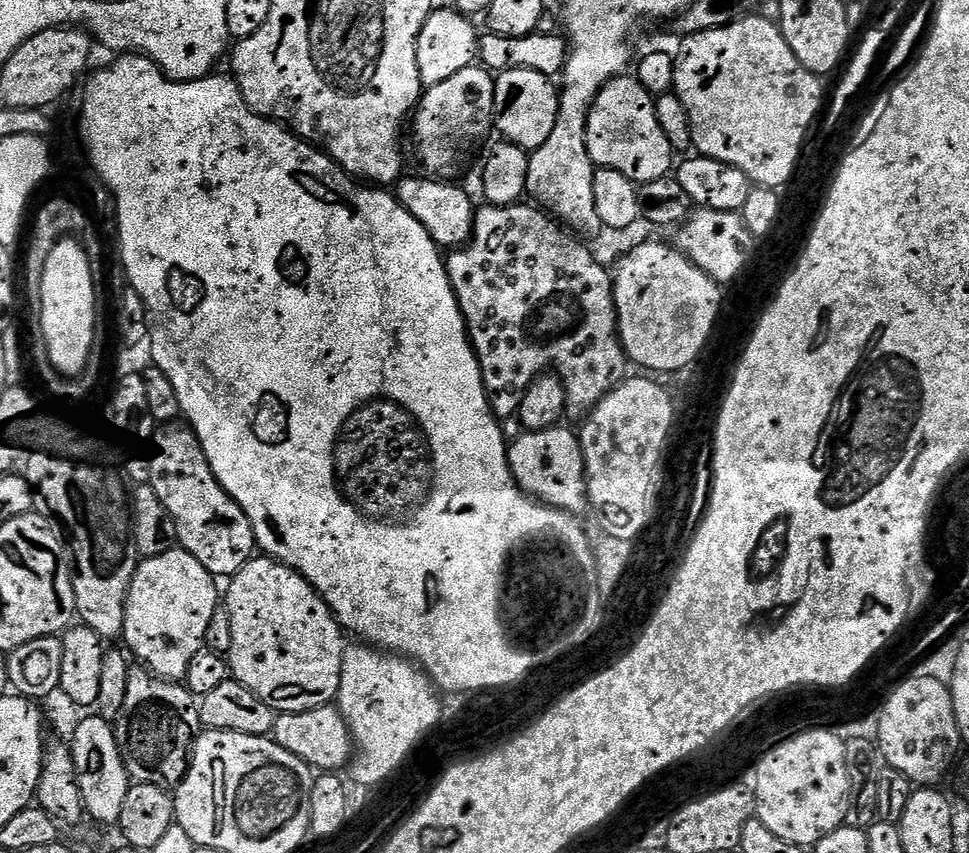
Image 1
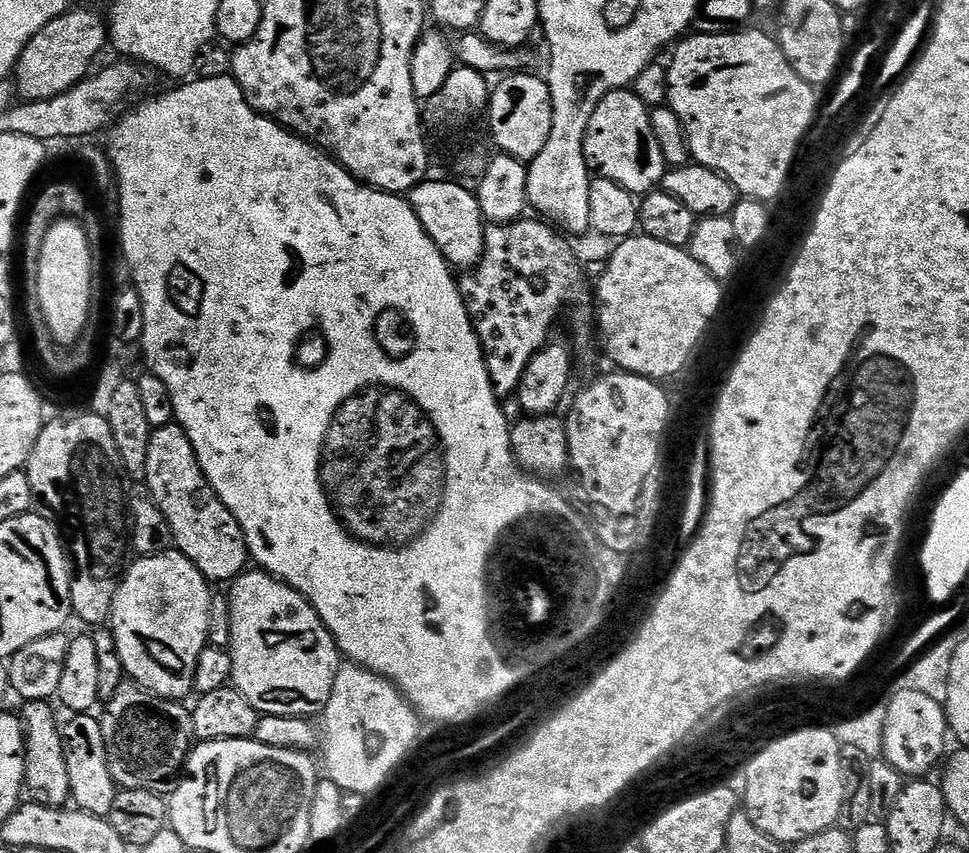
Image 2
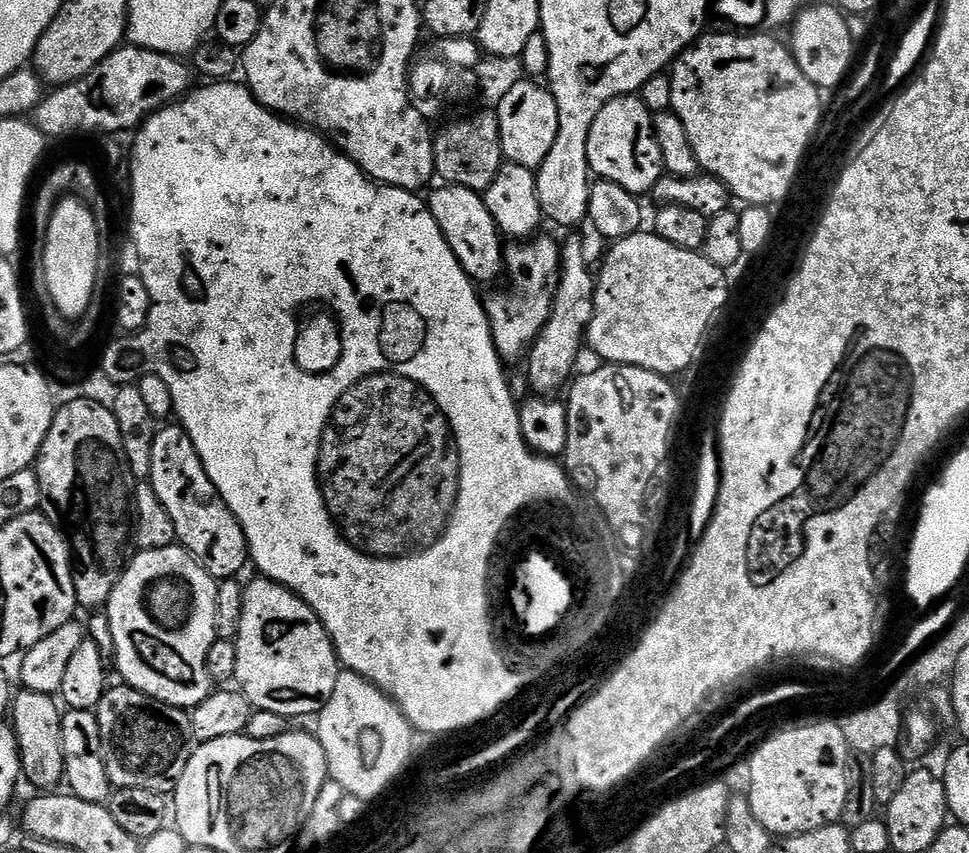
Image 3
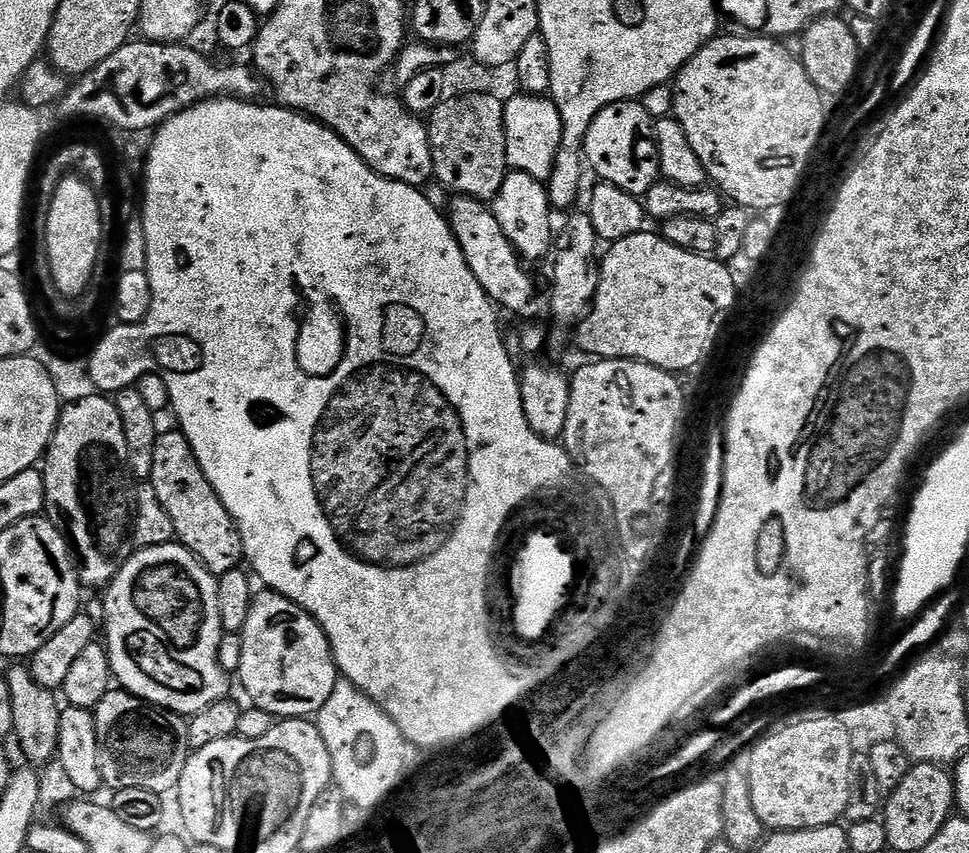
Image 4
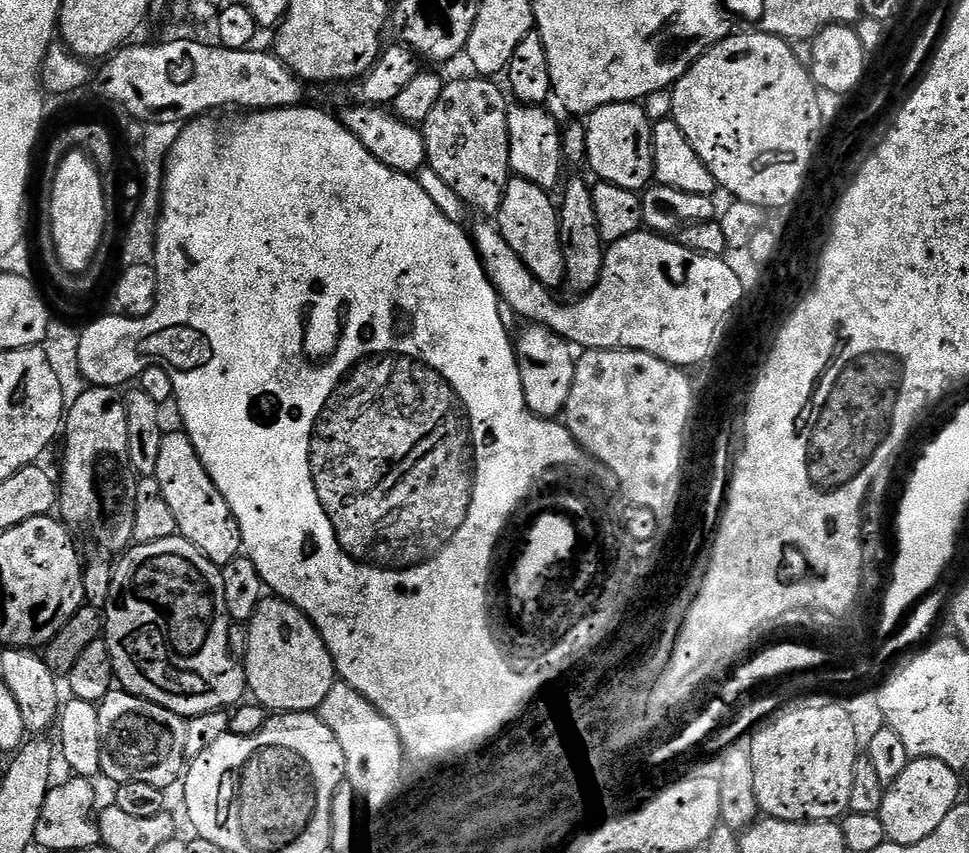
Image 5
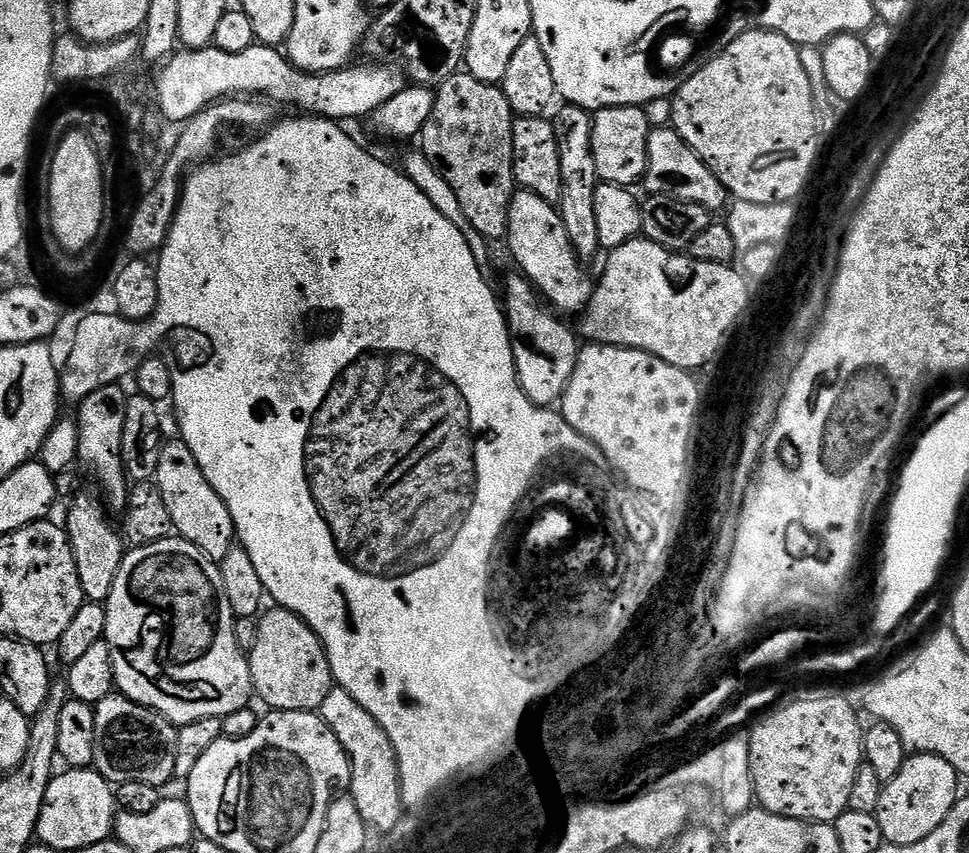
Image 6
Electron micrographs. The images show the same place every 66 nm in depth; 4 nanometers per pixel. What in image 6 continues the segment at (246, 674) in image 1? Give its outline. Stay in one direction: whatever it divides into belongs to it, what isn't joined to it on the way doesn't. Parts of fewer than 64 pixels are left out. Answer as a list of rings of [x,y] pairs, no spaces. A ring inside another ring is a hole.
[[[279,606],[273,609],[259,617],[254,646],[247,653],[255,695],[259,699],[261,696],[269,709],[278,712],[316,712],[334,687],[324,644],[299,616]]]

